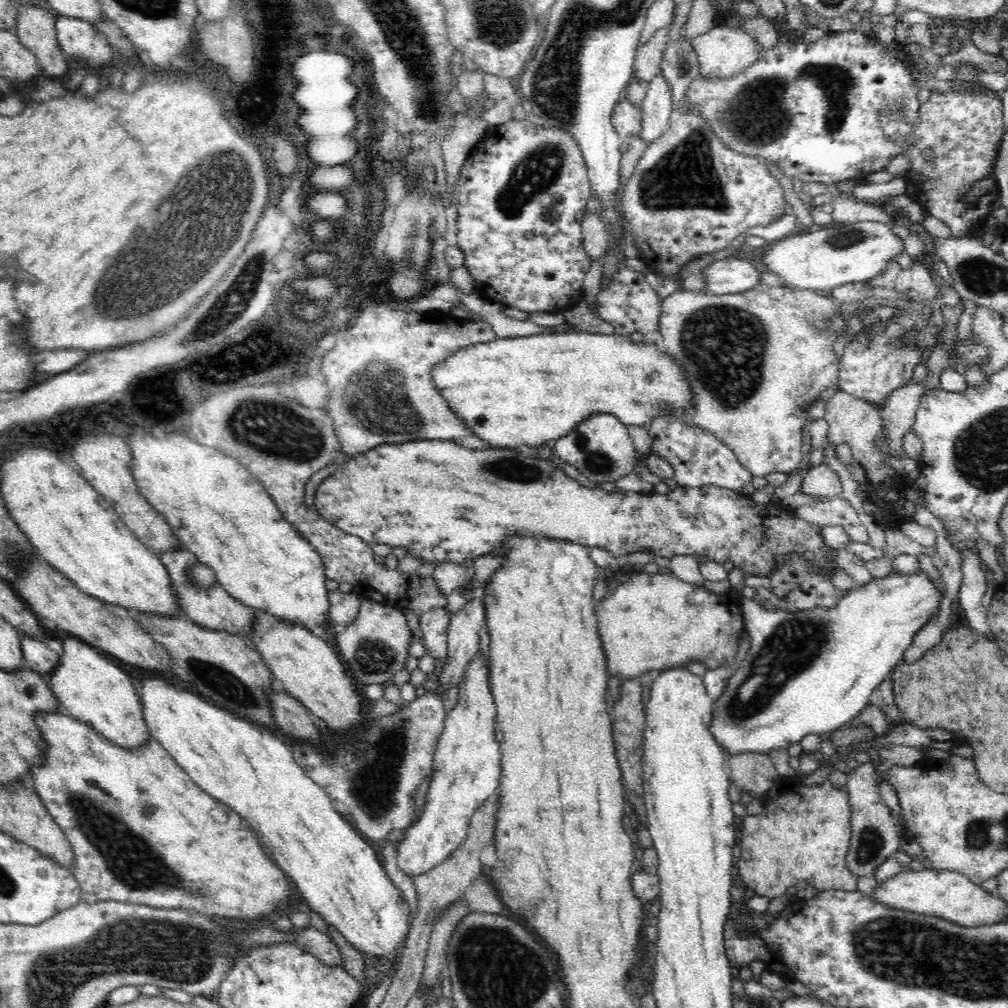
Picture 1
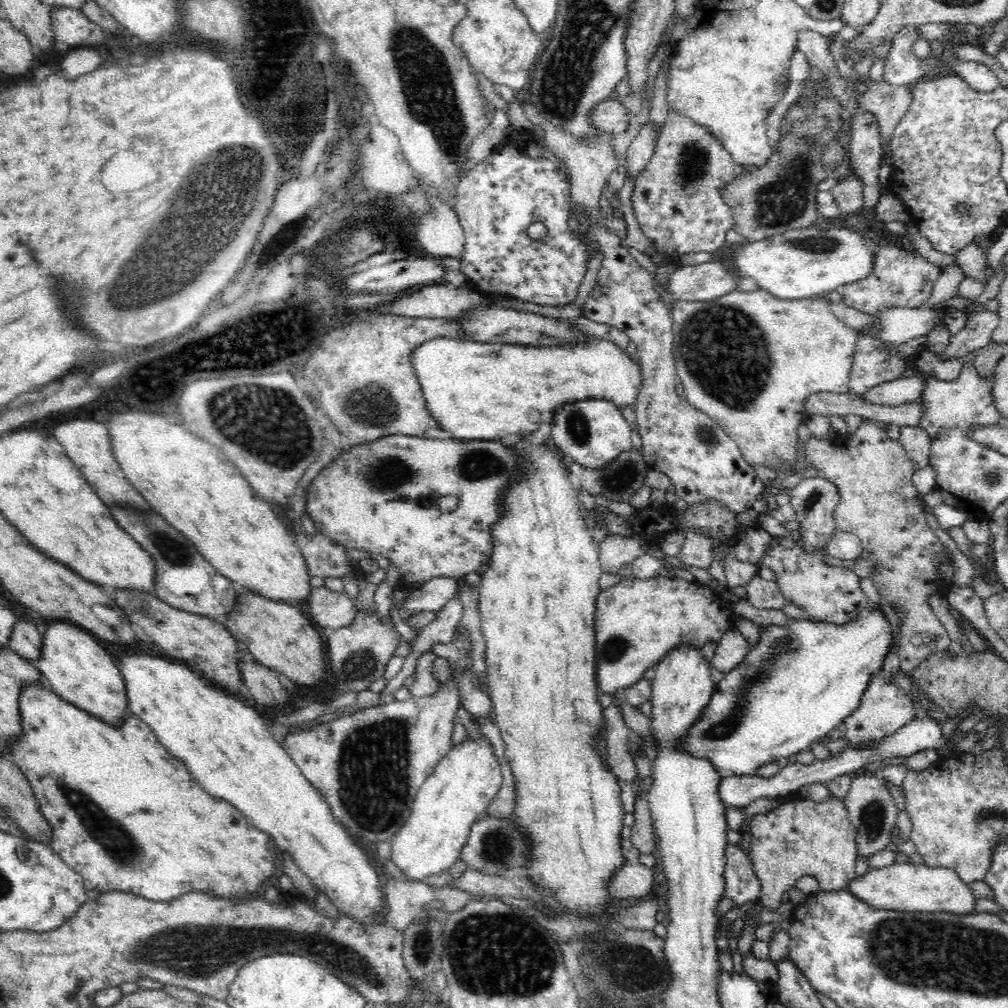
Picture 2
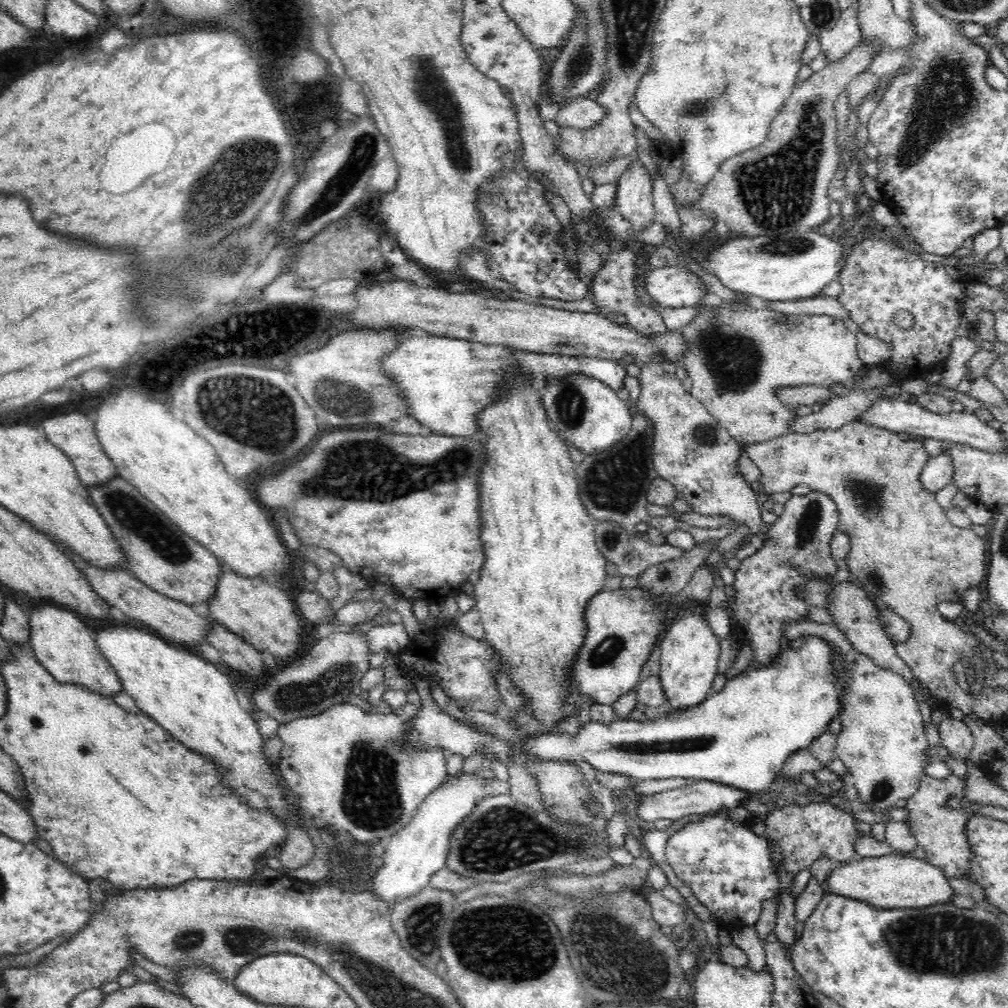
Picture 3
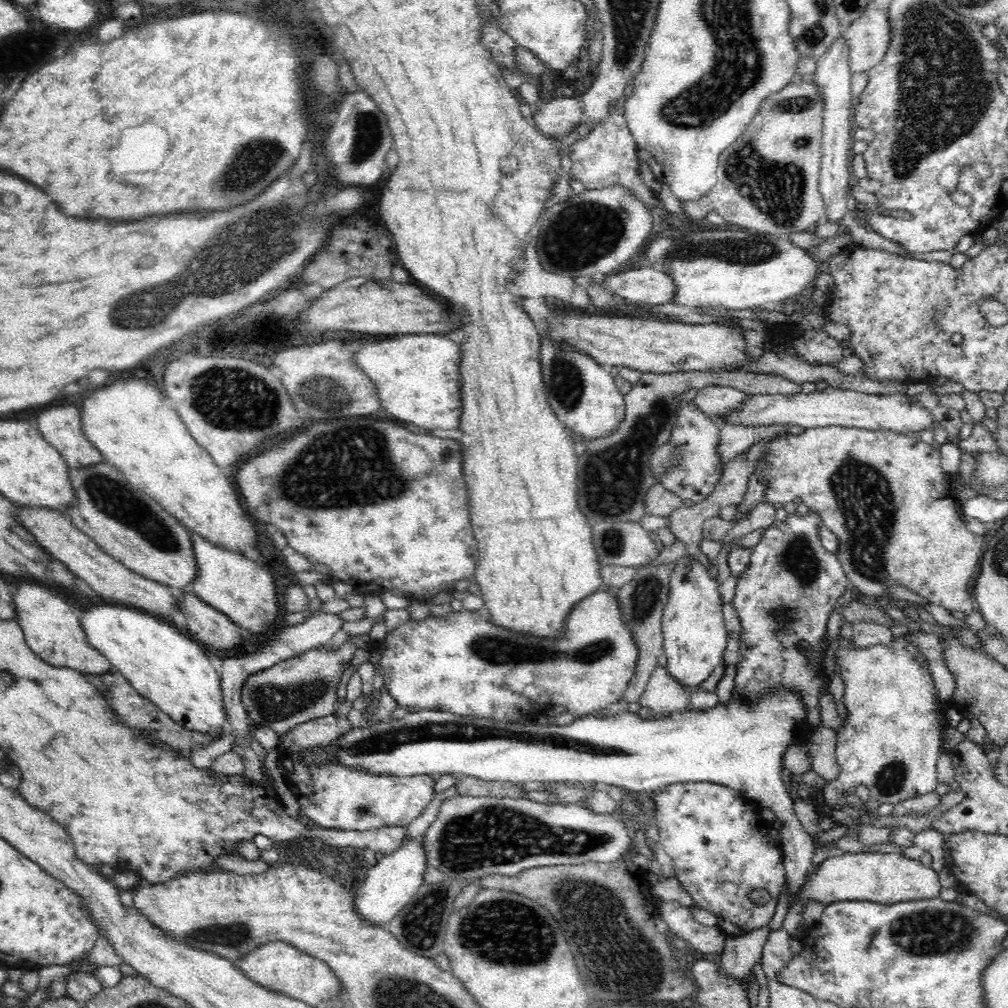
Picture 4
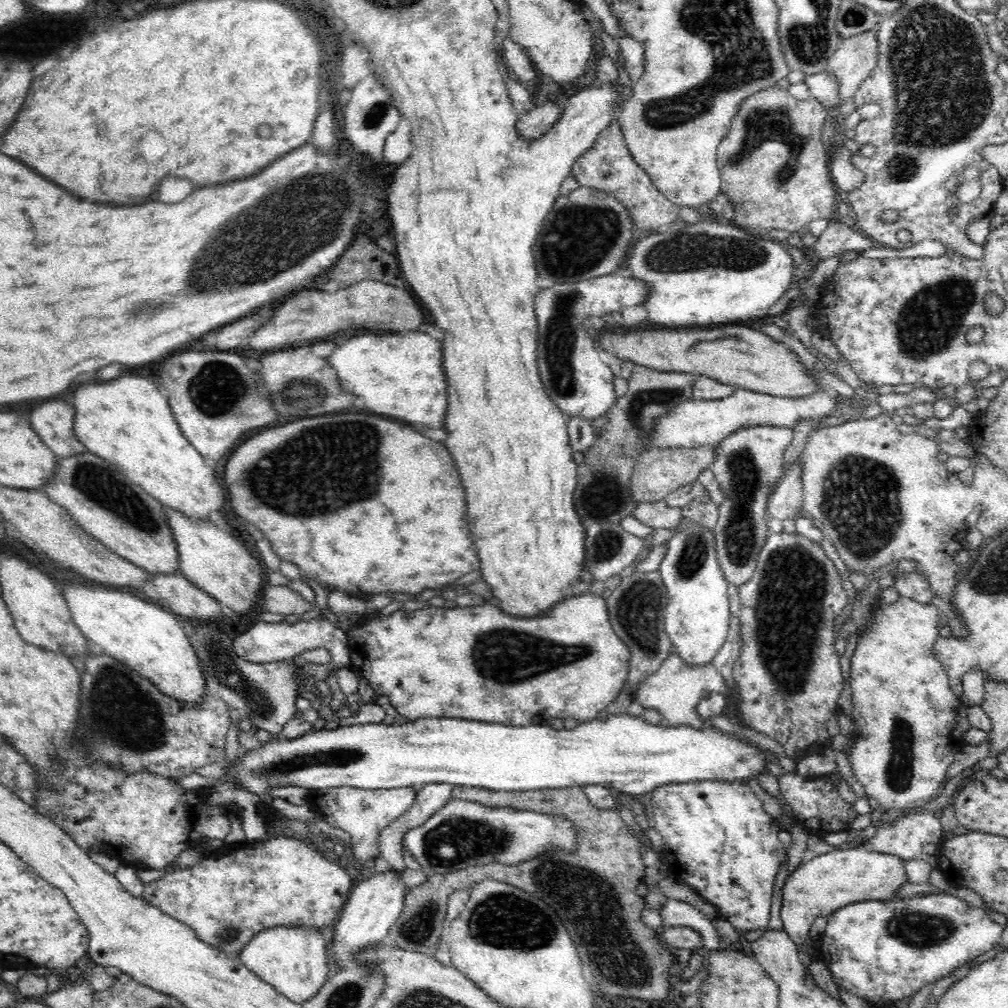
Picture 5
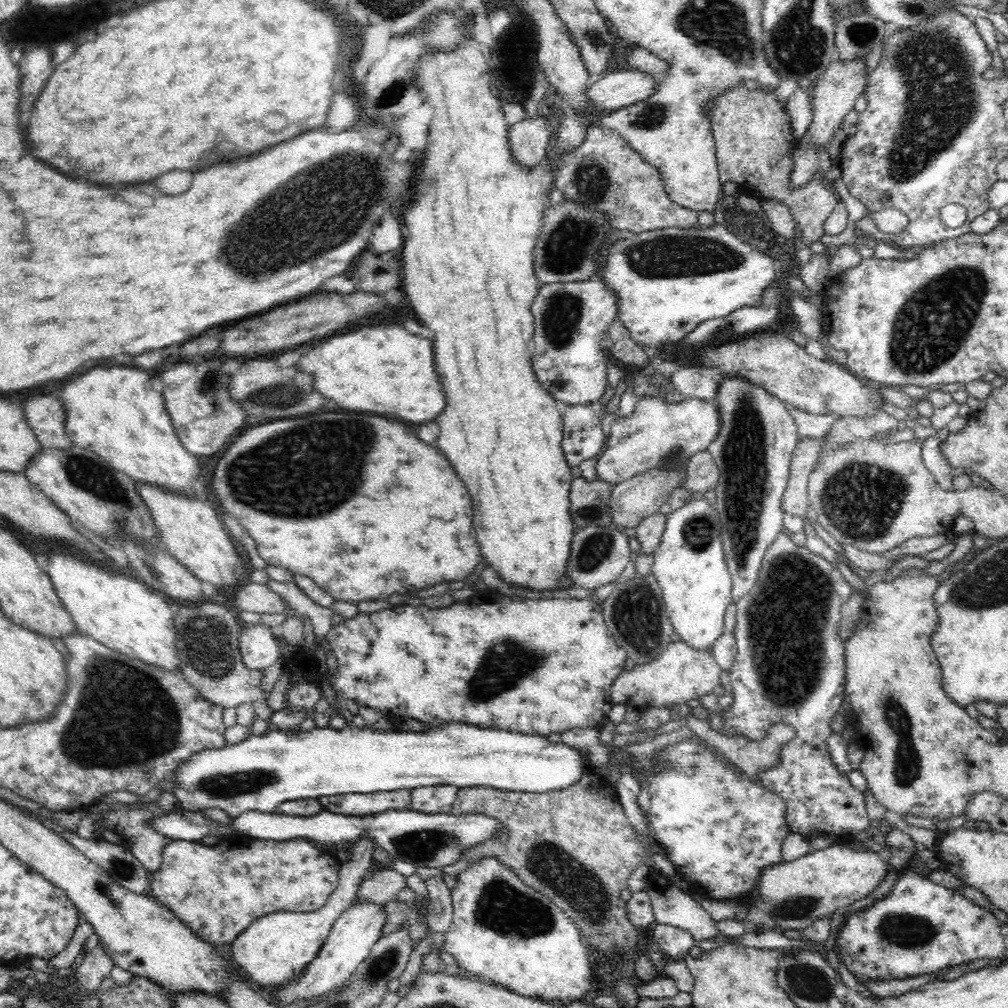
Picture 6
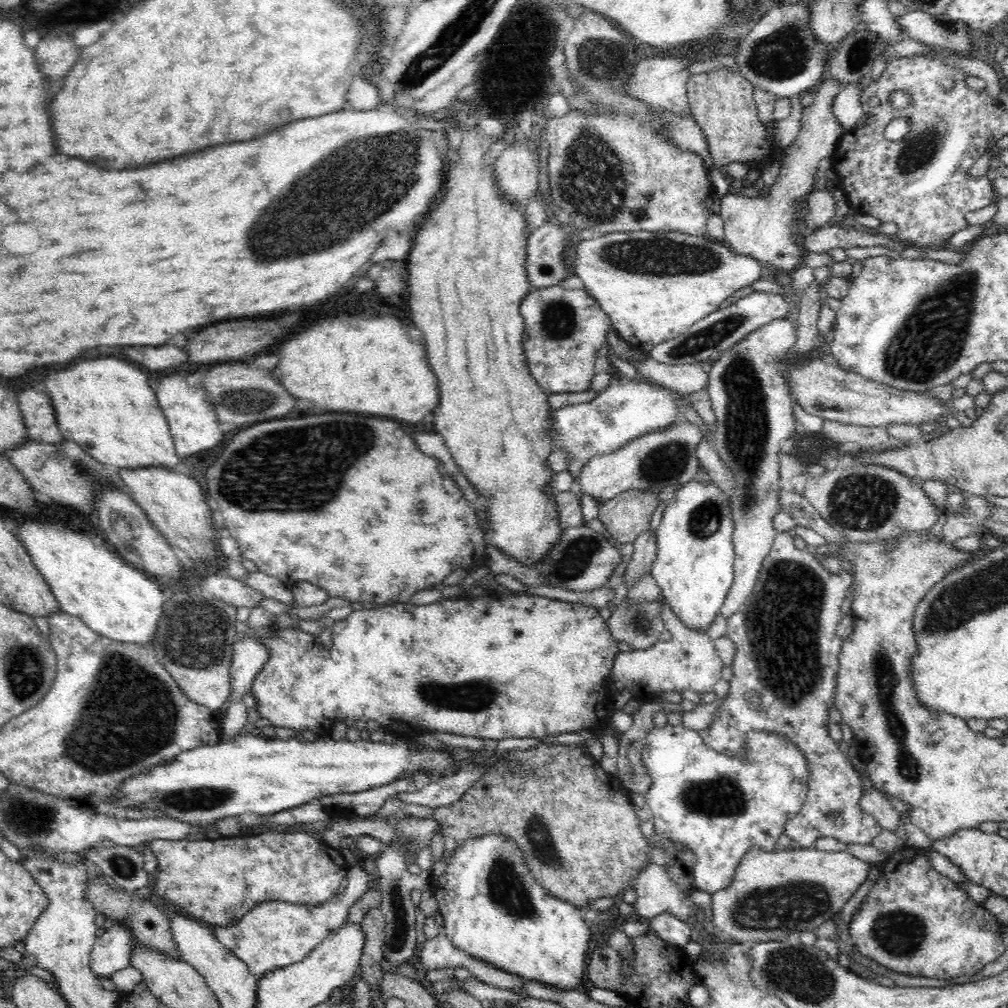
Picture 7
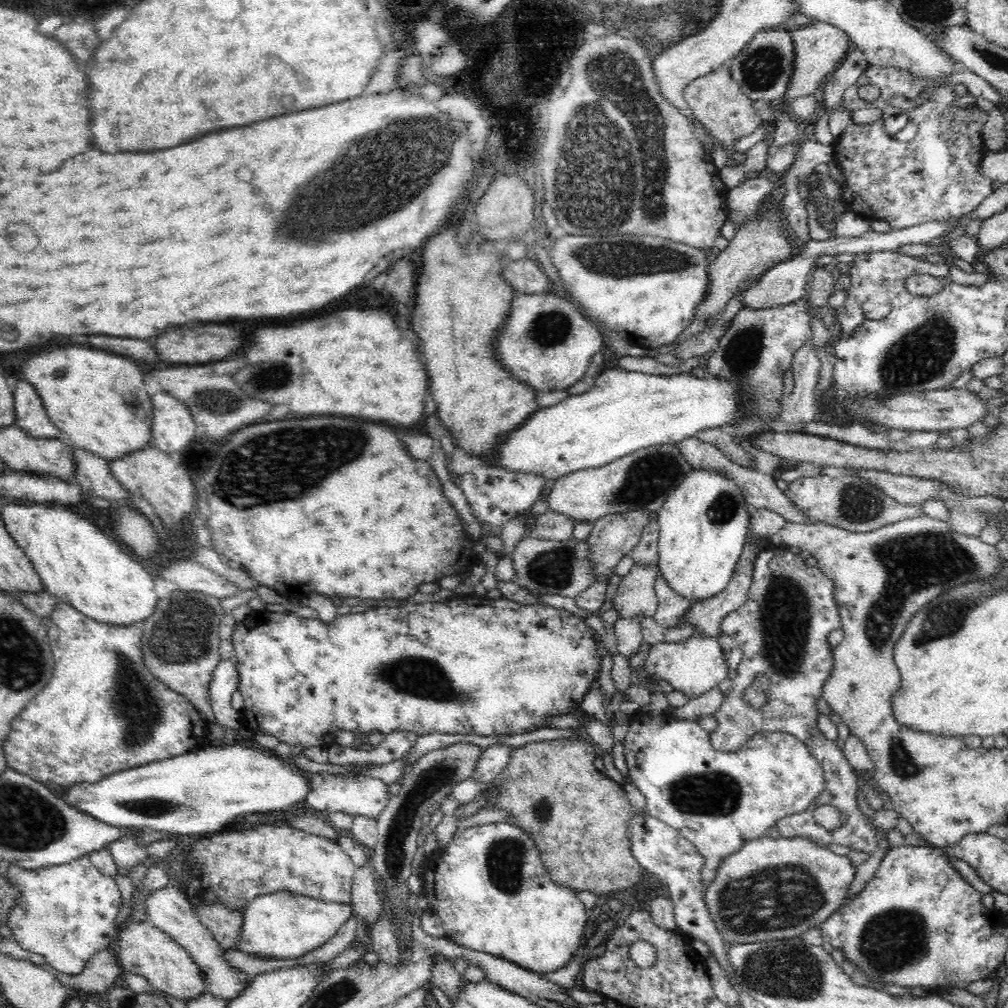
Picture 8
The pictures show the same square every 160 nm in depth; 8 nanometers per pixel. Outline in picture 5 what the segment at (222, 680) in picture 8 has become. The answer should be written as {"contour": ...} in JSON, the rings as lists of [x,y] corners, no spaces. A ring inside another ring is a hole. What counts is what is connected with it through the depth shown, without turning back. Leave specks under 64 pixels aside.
{"contour":[[[328,607],[321,610],[322,618],[314,618],[314,620],[298,621],[296,623],[269,623],[262,620],[253,620],[245,632],[241,633],[230,644],[232,649],[236,651],[238,657],[242,657],[253,663],[267,663],[284,661],[296,656],[300,656],[306,650],[314,650],[314,648],[326,648],[331,654],[331,660],[334,666],[338,668],[349,668],[350,651],[347,645],[347,636],[344,630],[334,625],[325,618],[328,613]]]}

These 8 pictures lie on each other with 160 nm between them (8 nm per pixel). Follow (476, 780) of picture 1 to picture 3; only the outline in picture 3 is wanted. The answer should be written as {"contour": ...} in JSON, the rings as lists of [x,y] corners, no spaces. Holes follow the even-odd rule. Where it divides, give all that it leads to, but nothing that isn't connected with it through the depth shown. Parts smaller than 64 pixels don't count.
{"contour":[[[474,773],[461,775],[448,774],[444,784],[436,788],[412,816],[412,820],[392,835],[385,843],[385,853],[381,856],[383,864],[372,880],[372,893],[376,899],[384,900],[392,906],[401,899],[419,894],[432,880],[435,872],[445,867],[448,851],[451,849],[451,834],[456,826],[466,819],[487,796],[508,794],[510,783],[494,778],[483,780]]]}

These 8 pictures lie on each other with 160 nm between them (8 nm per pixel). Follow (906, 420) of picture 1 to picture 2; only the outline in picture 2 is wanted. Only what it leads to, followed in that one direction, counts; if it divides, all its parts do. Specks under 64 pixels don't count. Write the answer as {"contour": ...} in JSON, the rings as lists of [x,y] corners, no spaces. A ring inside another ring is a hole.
{"contour":[[[998,311],[974,312],[968,316],[965,327],[950,338],[946,350],[940,357],[946,359],[961,359],[969,352],[978,351],[980,348],[989,346],[990,337],[998,323]],[[921,372],[921,374],[916,373],[915,375],[911,377],[907,377],[905,379],[896,379],[891,380],[885,383],[880,383],[879,385],[876,385],[875,387],[870,388],[867,393],[862,394],[862,399],[866,402],[870,402],[873,404],[880,404],[880,405],[887,405],[887,406],[898,406],[900,404],[910,404],[910,402],[914,400],[920,400],[922,396],[922,390],[924,390],[925,380],[923,378],[926,375],[932,375],[927,374],[926,372]]]}

